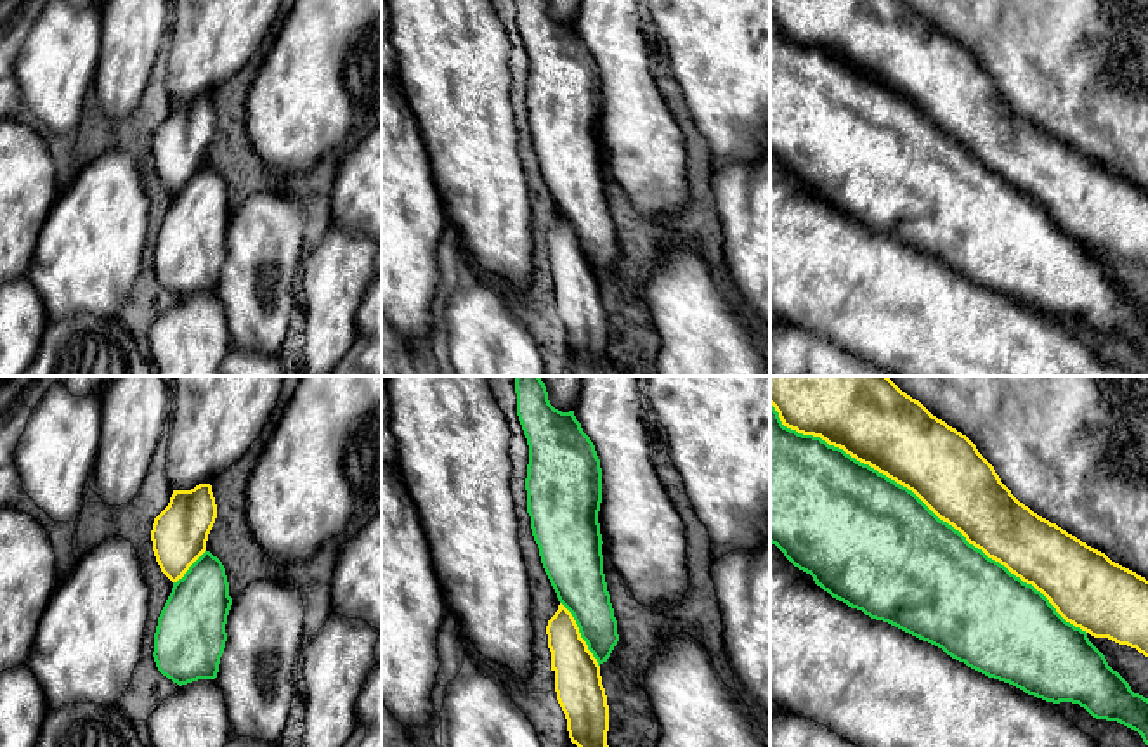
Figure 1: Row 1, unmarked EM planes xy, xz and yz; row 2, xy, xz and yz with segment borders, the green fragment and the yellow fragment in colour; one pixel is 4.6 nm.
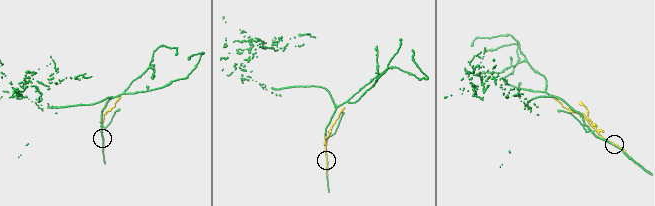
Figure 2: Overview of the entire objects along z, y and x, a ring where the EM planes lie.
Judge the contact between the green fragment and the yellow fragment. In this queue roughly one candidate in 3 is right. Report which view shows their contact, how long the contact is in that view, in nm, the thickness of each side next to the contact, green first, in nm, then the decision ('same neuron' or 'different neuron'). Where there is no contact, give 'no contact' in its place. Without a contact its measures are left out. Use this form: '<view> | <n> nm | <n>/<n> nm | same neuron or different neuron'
yz | 1800 nm | 500/360 nm | different neuron

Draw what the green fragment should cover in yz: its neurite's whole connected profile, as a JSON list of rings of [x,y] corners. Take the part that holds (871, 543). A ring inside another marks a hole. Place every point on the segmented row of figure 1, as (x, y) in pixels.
[[[770,404],[770,542],[775,544],[784,556],[799,570],[810,574],[817,586],[827,591],[832,598],[846,603],[851,608],[862,610],[876,620],[888,622],[923,641],[942,648],[952,659],[964,662],[968,667],[1009,683],[1028,695],[1046,702],[1060,704],[1072,702],[1084,707],[1093,718],[1117,721],[1138,731],[1148,745],[1148,698],[1134,693],[1129,683],[1113,671],[1105,655],[1089,641],[1087,633],[1066,622],[1049,600],[1032,584],[1023,582],[1011,574],[1004,565],[988,558],[982,549],[975,548],[966,537],[947,522],[940,520],[912,490],[879,473],[846,454],[843,449],[829,445],[820,437],[803,435],[782,425],[779,412]]]

